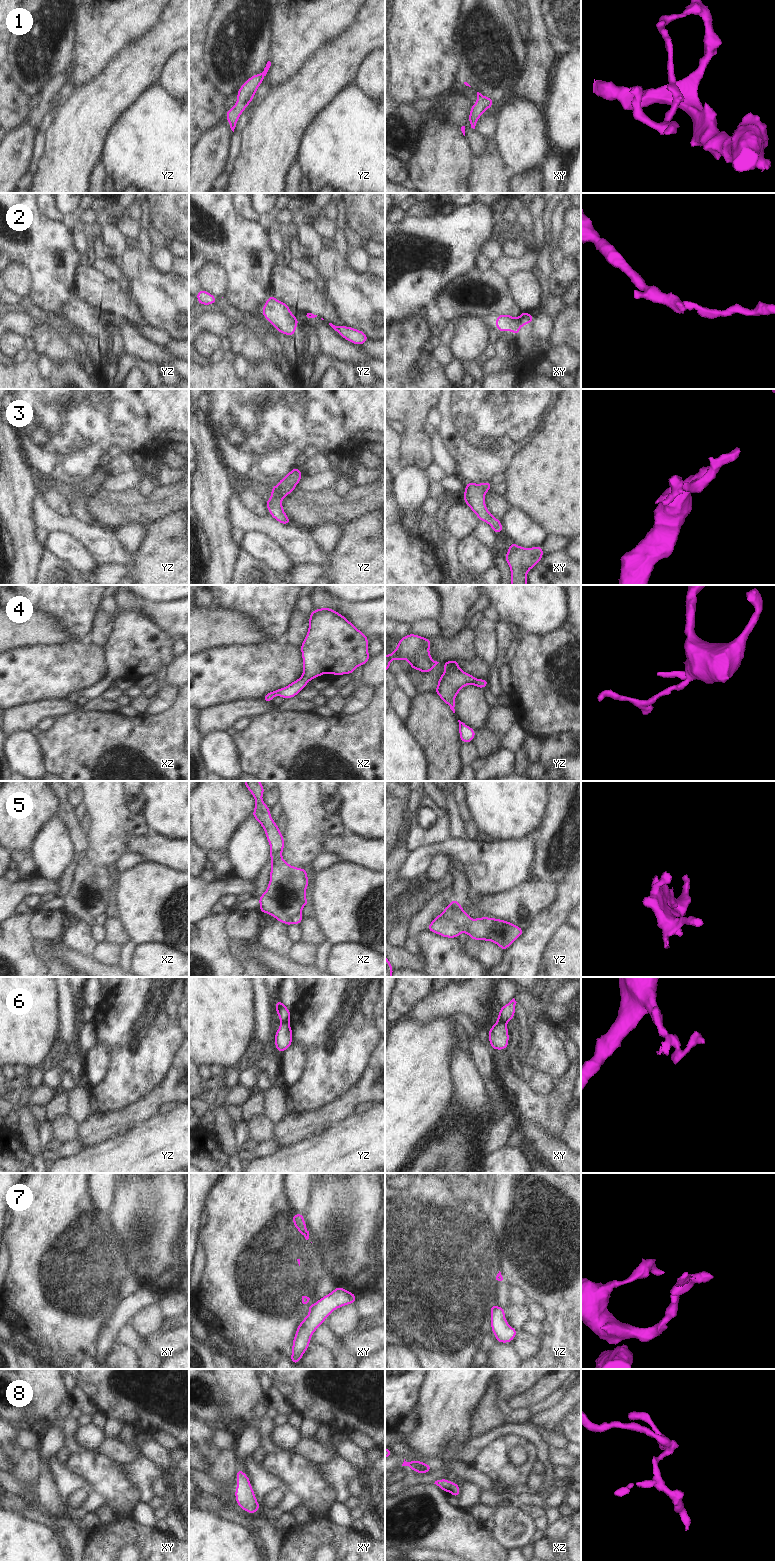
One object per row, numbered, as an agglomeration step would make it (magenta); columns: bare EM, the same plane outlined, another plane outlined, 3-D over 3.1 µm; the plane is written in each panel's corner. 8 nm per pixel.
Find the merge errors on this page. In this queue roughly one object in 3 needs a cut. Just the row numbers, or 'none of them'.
2, 6, 7

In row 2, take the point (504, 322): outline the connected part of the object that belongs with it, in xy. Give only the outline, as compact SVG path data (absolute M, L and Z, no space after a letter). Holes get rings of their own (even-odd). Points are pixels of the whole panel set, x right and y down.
M500 314L495 318L495 326L500 333L511 331L516 336L520 335L519 330L522 325L519 322L519 318L513 318L510 314Z

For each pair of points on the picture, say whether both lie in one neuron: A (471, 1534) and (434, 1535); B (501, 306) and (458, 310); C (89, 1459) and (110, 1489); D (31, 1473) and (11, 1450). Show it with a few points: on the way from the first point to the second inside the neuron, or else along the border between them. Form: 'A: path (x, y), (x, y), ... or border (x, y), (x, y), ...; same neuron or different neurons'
A: path (462, 1534), (443, 1534); same neuron
B: path (490, 307), (469, 307); same neuron
C: path (94, 1466), (110, 1482); same neuron
D: path (28, 1467), (17, 1456); same neuron

